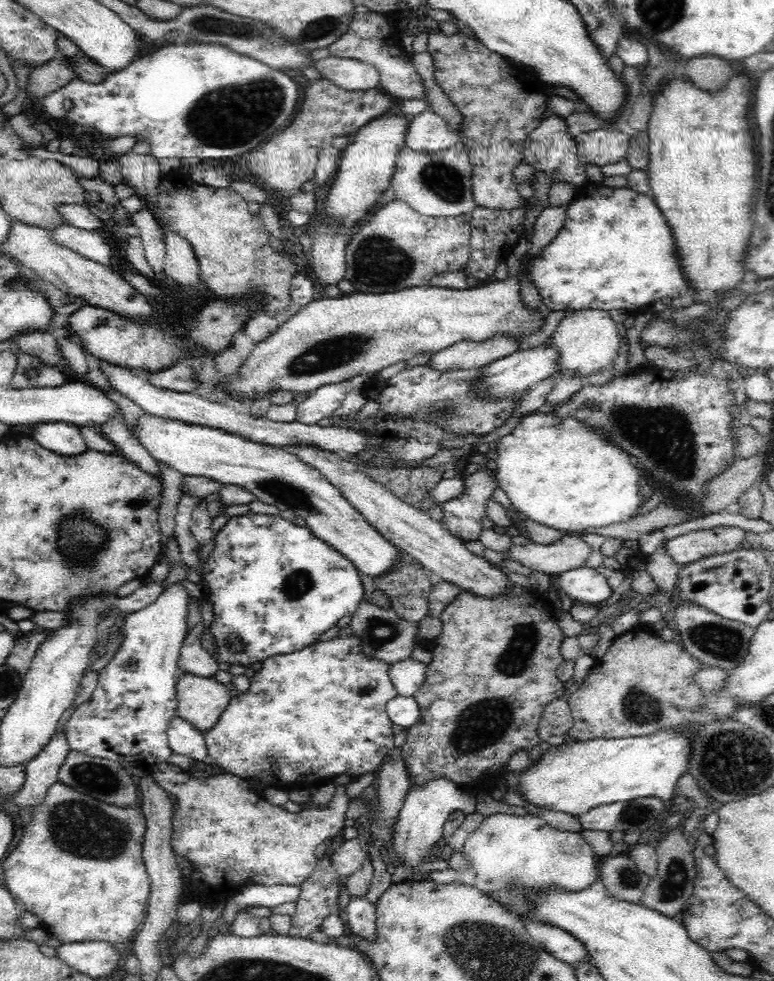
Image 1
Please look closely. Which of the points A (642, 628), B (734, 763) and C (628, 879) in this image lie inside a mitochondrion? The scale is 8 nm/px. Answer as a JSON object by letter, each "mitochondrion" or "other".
{"A":"other","B":"mitochondrion","C":"mitochondrion"}

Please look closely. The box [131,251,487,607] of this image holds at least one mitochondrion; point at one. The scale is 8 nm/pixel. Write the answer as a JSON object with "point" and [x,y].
{"point":[325,355]}

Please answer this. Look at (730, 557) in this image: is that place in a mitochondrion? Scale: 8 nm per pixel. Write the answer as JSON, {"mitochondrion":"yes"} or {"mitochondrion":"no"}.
{"mitochondrion":"no"}

